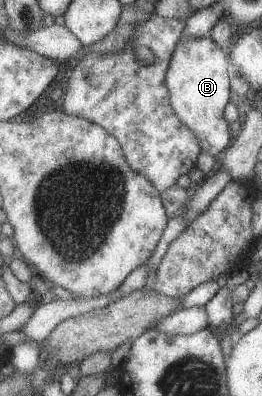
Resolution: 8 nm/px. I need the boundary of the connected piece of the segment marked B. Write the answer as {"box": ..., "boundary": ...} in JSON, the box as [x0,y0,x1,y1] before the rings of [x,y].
{"box":[164,33,233,158],"boundary":[[[182,33],[169,58],[164,77],[175,115],[195,134],[202,151],[216,158],[231,142],[233,135],[223,118],[223,108],[230,97],[227,54],[228,49],[223,49],[209,35],[194,38]]]}

